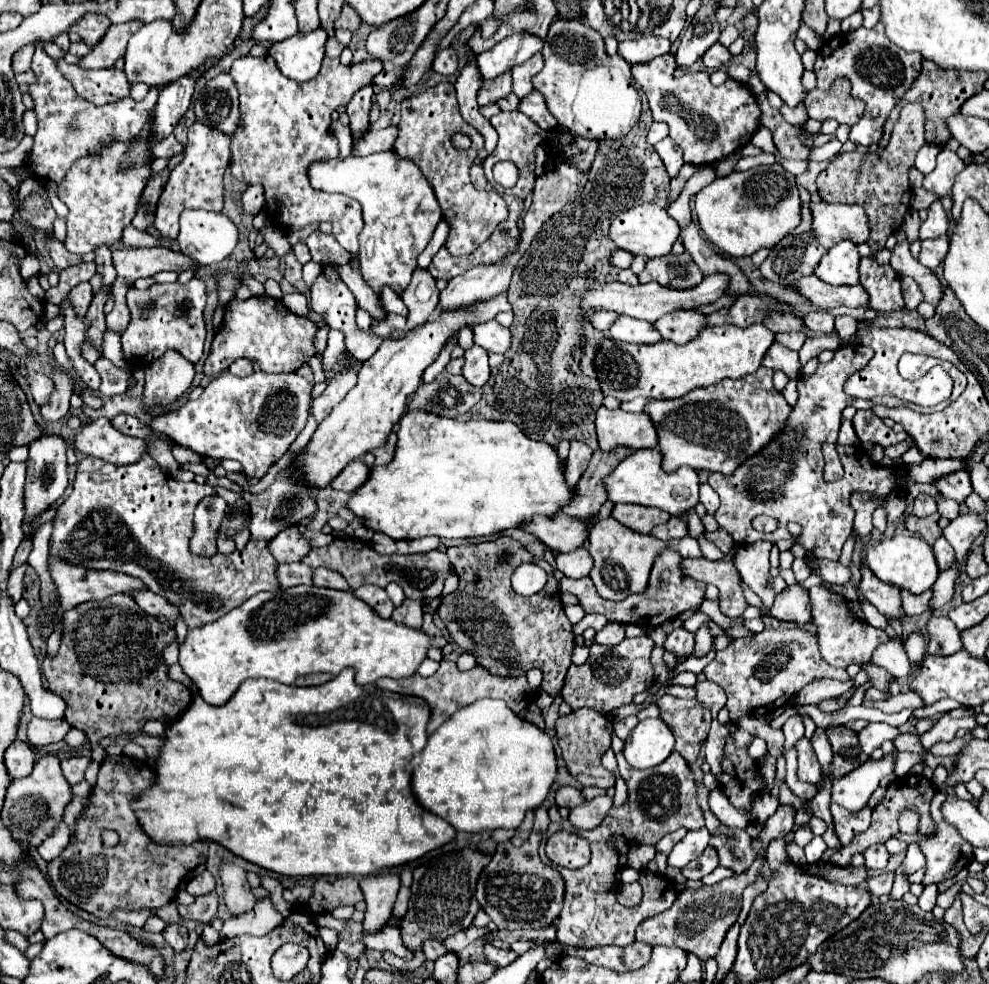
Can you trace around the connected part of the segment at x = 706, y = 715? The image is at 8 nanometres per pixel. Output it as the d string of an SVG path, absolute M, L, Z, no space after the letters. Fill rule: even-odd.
M663 696L657 704L661 708L661 718L675 736L675 750L693 764L707 740L711 724L709 708L703 708L695 700L679 700L673 696Z

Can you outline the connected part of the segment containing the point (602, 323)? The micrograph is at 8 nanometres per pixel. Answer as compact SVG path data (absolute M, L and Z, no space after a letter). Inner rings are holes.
M603 310L603 312L591 314L591 316L589 316L589 322L591 322L597 330L605 332L605 330L611 328L611 322L615 322L615 318L619 318L619 314L611 314L609 310Z

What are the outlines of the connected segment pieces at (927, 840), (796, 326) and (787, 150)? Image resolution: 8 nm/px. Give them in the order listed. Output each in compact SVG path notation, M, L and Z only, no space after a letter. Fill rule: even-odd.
M937 790L935 798L931 800L931 818L933 818L933 822L937 824L937 830L935 830L933 834L919 834L917 826L903 826L903 830L901 830L905 836L911 836L911 838L919 844L919 848L923 850L923 854L925 854L925 858L927 858L925 878L923 878L923 884L925 884L925 886L927 886L927 884L939 884L939 882L943 882L943 880L947 880L947 878L957 876L957 874L971 862L971 844L965 842L965 840L959 836L959 832L957 832L951 824L947 824L947 822L943 820L943 816L941 816L939 806L941 806L943 800L945 800L943 792Z
M769 314L769 318L763 322L767 328L777 332L803 332L803 320L793 314Z
M759 94L757 96L757 102L761 106L761 124L765 128L771 130L773 134L773 142L775 142L775 148L779 150L779 156L785 158L785 160L809 160L811 156L811 150L815 146L821 146L825 144L827 140L831 140L829 134L811 134L811 132L805 132L803 126L793 126L793 124L787 124L779 110L777 108L771 108L767 104L767 98L765 94ZM811 138L813 144L805 144L805 140Z

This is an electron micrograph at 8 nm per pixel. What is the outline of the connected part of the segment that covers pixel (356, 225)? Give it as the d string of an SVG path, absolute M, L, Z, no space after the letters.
M247 55L234 61L230 74L239 90L239 130L231 134L231 174L235 180L253 186L259 184L265 190L265 202L267 210L271 212L269 216L287 228L287 232L303 230L307 226L317 226L321 222L329 222L333 226L333 236L335 240L349 252L359 250L359 230L363 228L363 216L361 216L361 206L353 198L347 198L343 194L329 194L323 190L311 188L311 182L307 178L307 166L311 162L321 162L321 160L331 160L337 158L339 148L337 148L337 138L331 134L331 112L337 110L341 104L347 104L355 90L361 90L363 86L373 82L373 76L383 70L383 64L377 60L367 60L363 64L351 64L344 66L339 58L330 59L325 57L321 72L317 78L307 80L307 82L295 82L287 76L283 76L275 64L275 60L269 55L252 57Z

